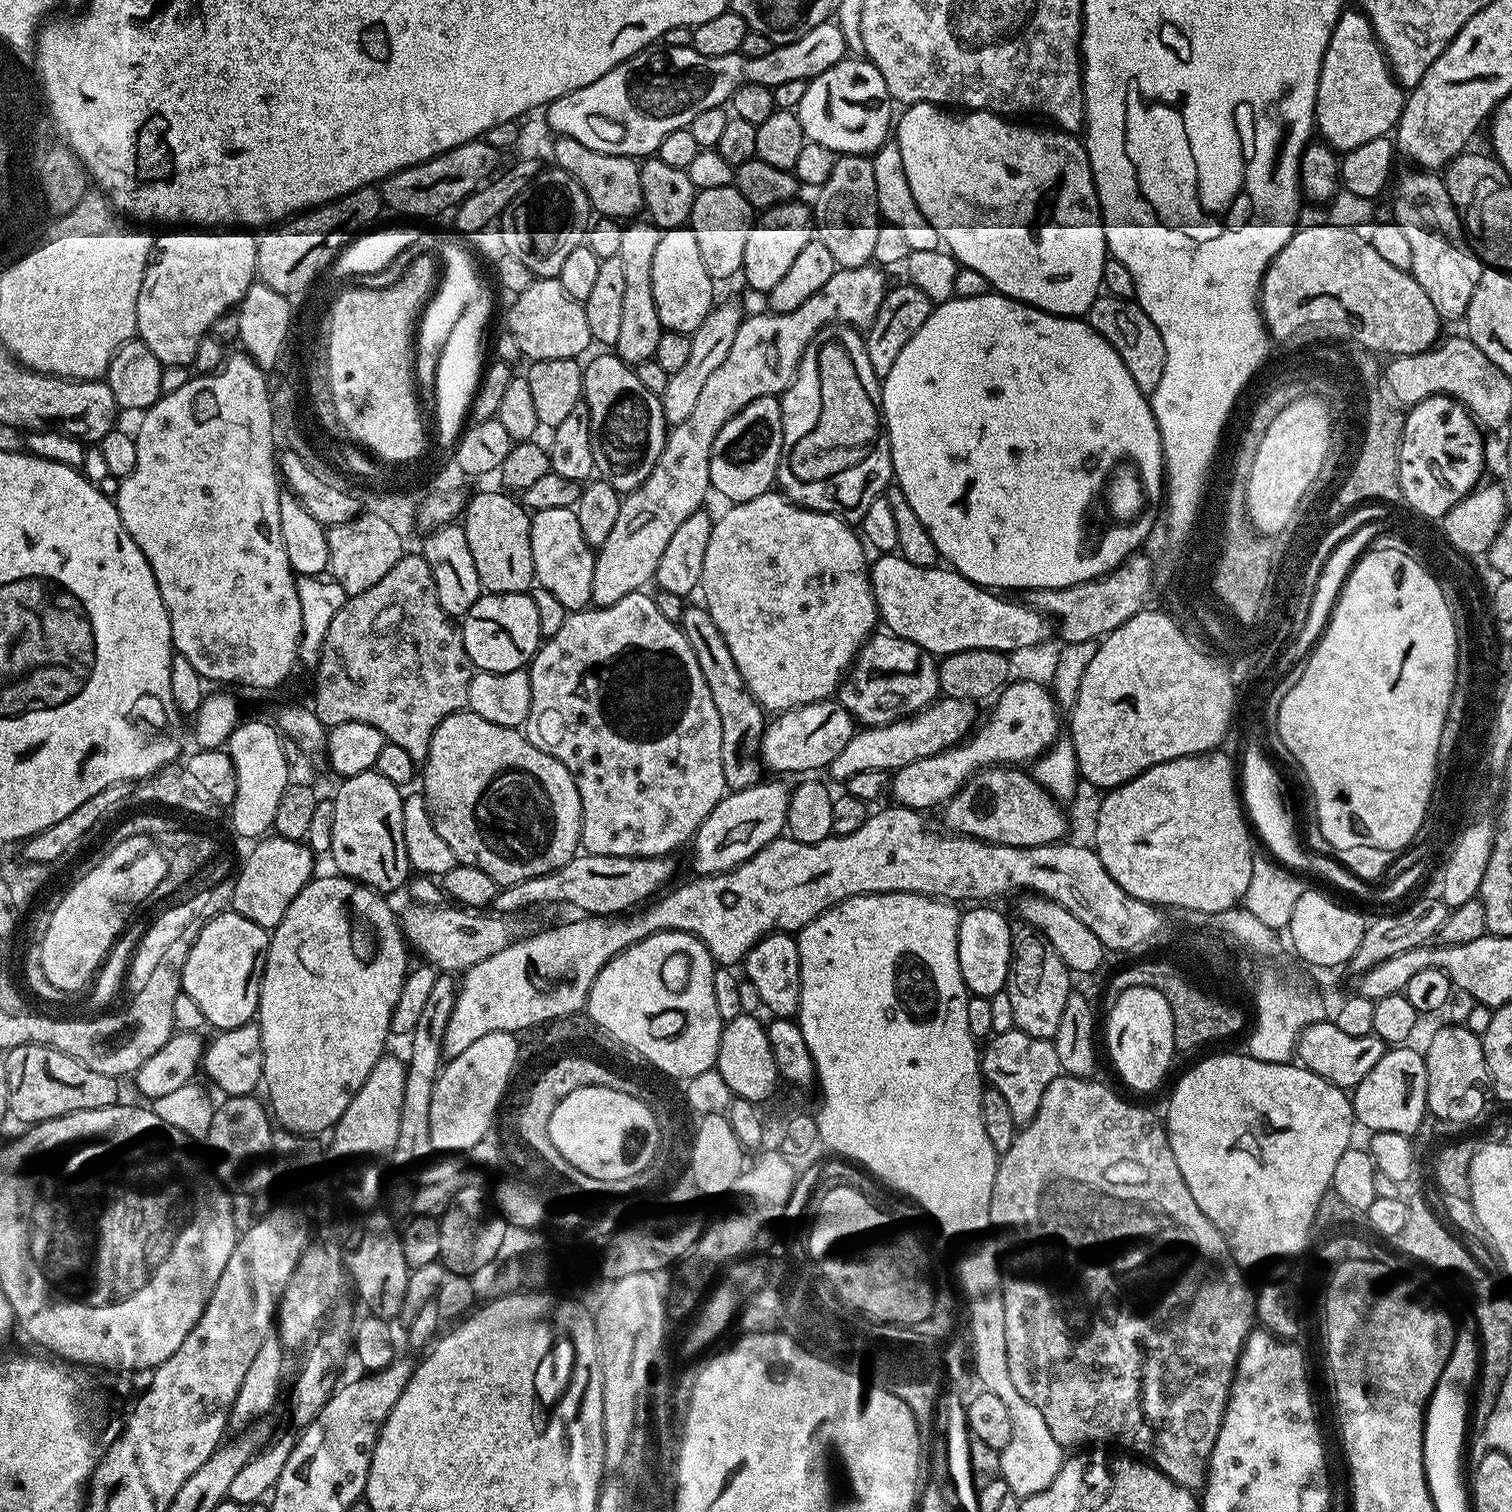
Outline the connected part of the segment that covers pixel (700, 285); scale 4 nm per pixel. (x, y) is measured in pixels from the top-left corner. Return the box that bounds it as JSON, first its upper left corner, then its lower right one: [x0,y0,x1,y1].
[653,226,714,334]

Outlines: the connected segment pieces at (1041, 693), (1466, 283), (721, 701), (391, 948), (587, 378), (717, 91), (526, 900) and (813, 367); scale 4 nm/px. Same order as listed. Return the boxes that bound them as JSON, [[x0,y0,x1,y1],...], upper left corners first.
[[890,680,1061,809],[1391,170,1485,321],[678,607,766,790],[258,874,410,1134],[583,352,668,494],[547,22,848,158],[491,854,676,918],[776,324,894,525]]

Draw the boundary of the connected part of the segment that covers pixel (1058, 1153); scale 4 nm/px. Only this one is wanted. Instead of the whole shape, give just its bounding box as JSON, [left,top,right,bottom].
[990,1074,1256,1490]

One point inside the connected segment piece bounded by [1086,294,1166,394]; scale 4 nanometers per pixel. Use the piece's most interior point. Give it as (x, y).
(1123, 323)

